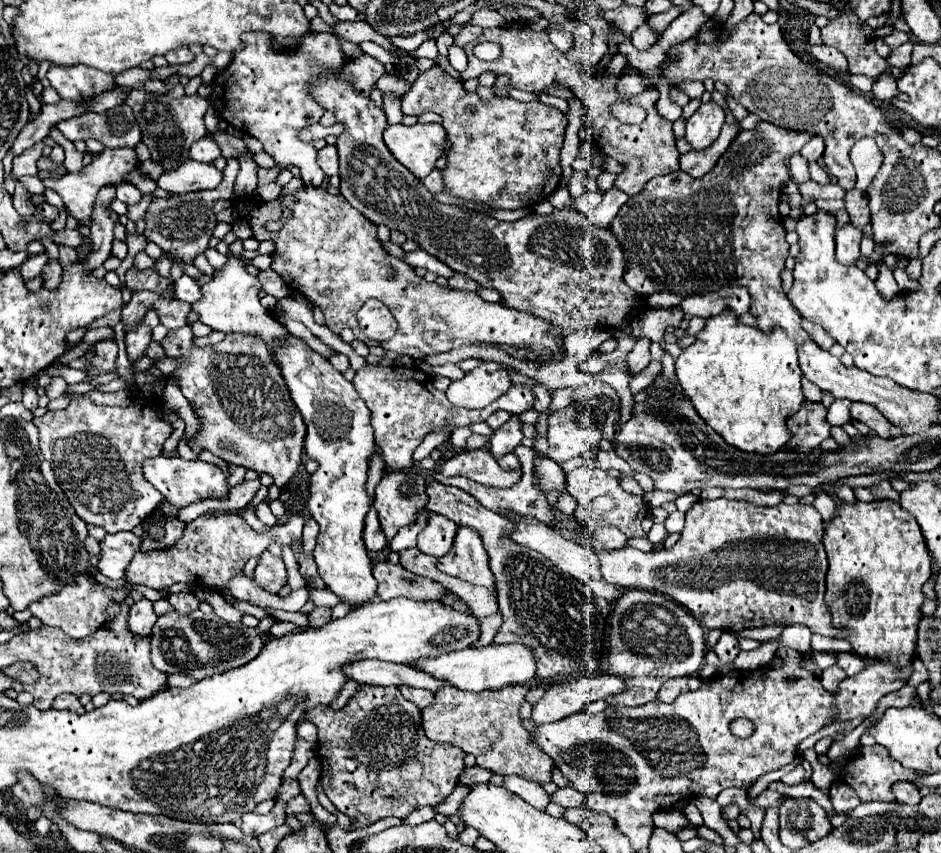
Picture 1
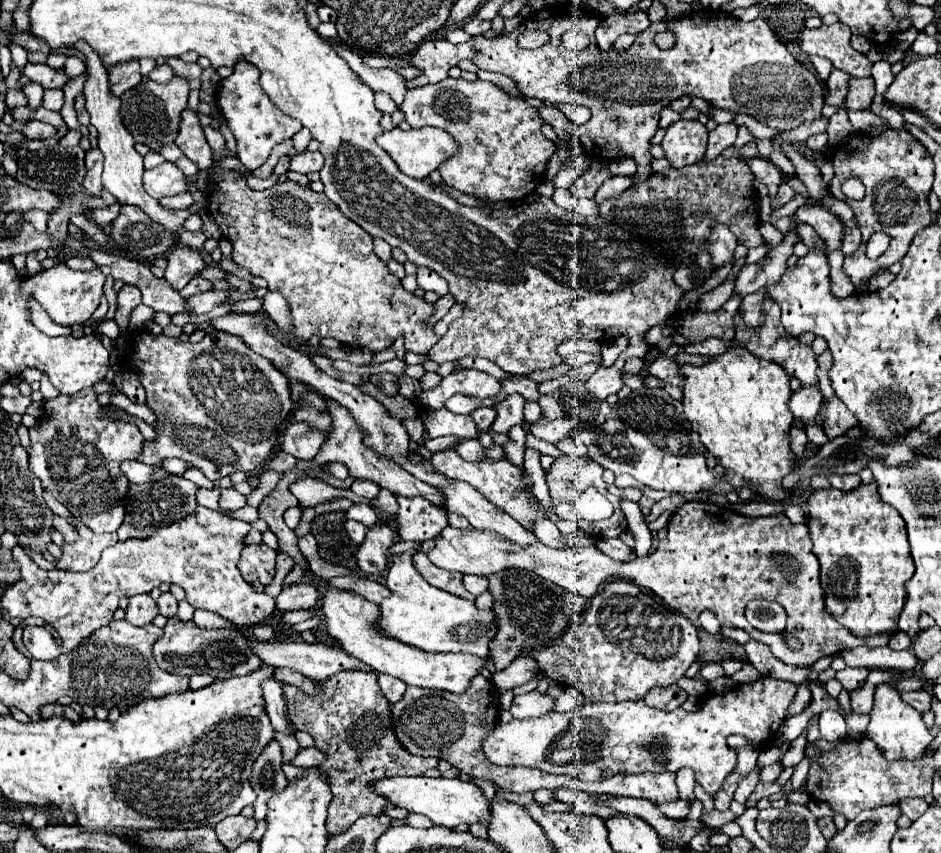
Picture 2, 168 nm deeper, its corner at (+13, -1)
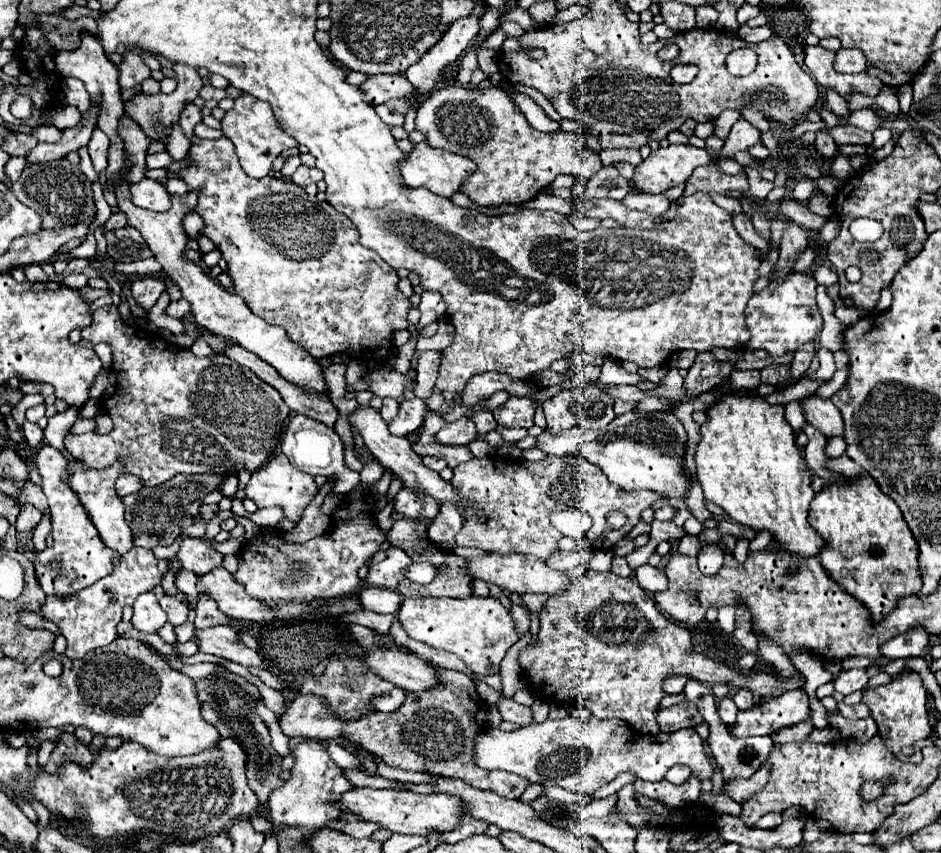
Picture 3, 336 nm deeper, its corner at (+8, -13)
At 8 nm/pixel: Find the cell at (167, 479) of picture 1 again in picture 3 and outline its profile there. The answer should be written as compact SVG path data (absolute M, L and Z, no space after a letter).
M120 475L118 477L118 481L116 481L116 493L120 495L120 497L124 497L124 495L130 495L130 493L136 493L138 489L142 487L142 483L140 483L140 479L136 477L136 475Z

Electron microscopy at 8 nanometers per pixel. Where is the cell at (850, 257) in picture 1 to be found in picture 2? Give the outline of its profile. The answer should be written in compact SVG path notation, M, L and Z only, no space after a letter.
M819 203L799 207L797 213L795 213L795 219L797 219L797 221L803 221L803 223L809 223L809 225L815 229L815 233L817 233L817 235L821 237L821 241L825 243L827 253L841 249L843 235L845 235L845 229L847 229L847 227L839 221L837 215L833 215L833 213L829 213L827 209L819 207Z

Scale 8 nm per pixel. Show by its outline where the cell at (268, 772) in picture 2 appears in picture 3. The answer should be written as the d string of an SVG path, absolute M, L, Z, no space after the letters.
M222 675L196 679L196 695L200 697L202 717L210 725L214 725L220 731L222 737L226 735L226 737L232 737L232 739L240 741L240 745L244 745L244 751L248 751L248 761L246 761L248 785L256 793L260 803L264 805L264 813L268 813L268 807L266 807L268 795L270 795L270 791L280 787L284 781L278 779L282 757L272 749L270 731L268 731L266 723L258 717L256 709L254 709L260 703L260 699L248 695L236 681L228 681Z

